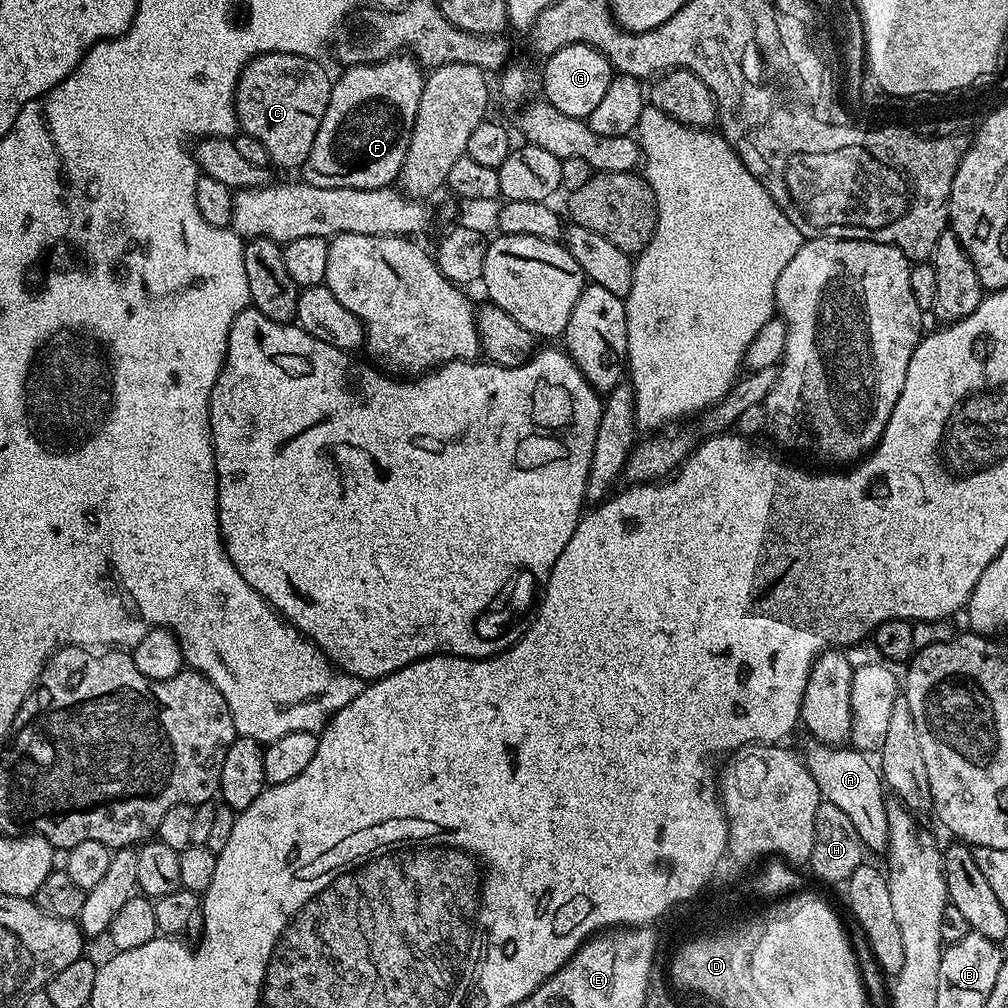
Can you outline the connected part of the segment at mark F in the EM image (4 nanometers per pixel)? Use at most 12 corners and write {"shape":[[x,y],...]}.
{"shape":[[408,54],[335,77],[303,183],[395,185],[425,73]]}

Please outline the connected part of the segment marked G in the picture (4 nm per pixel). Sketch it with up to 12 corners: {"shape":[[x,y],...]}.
{"shape":[[568,44],[543,64],[543,99],[584,120],[602,102],[611,62]]}

